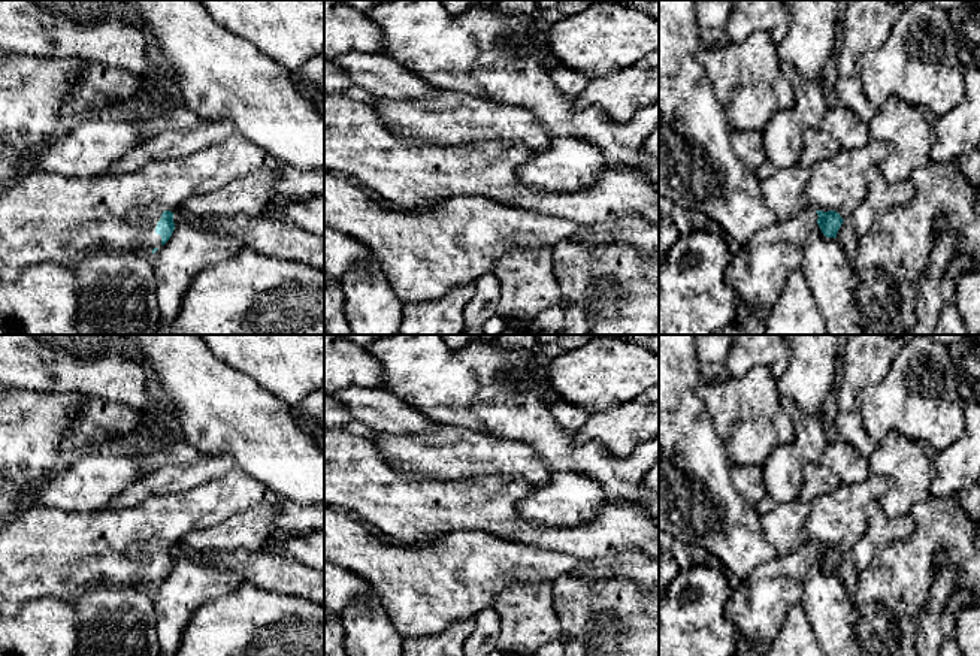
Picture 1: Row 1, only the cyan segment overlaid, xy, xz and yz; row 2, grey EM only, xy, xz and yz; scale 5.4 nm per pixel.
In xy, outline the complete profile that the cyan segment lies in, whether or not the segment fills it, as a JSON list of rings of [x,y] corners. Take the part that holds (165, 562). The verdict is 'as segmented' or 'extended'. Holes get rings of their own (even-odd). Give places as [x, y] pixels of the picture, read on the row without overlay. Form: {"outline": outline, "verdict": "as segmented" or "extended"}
{"outline": [[[239,466],[187,492],[149,496],[133,505],[96,513],[69,513],[52,507],[28,505],[19,516],[0,525],[0,617],[15,616],[25,602],[43,596],[75,602],[93,583],[136,584],[154,589],[170,574],[175,565],[173,547],[188,533],[220,525],[261,504],[270,504],[279,510],[275,533],[303,535],[324,530],[324,502],[296,504],[276,495]]], "verdict": "extended"}

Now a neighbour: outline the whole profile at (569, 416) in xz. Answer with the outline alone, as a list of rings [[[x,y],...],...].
[[[559,399],[551,405],[551,412],[556,421],[568,430],[577,432],[592,415],[590,412],[584,411],[583,408]]]

